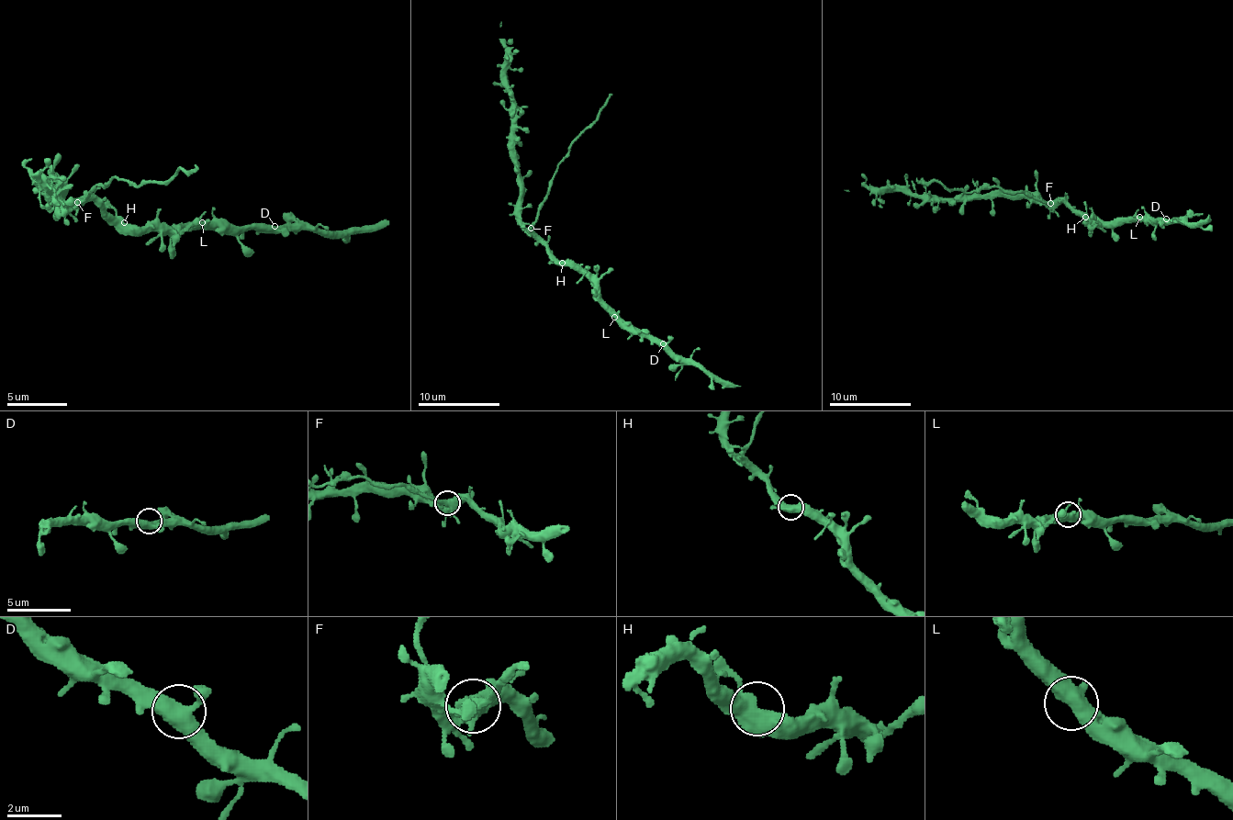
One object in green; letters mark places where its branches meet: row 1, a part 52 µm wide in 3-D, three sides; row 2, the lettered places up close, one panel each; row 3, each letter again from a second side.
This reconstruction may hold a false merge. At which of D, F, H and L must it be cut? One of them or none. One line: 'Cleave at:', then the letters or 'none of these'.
Cleave at: F

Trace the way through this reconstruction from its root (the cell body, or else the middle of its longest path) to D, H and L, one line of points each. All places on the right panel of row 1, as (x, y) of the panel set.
D: (1072, 211), (1085, 219), (1101, 221), (1166, 219)
H: (1072, 211), (1085, 217)
L: (1072, 211), (1085, 219), (1101, 221), (1136, 221), (1139, 217)

